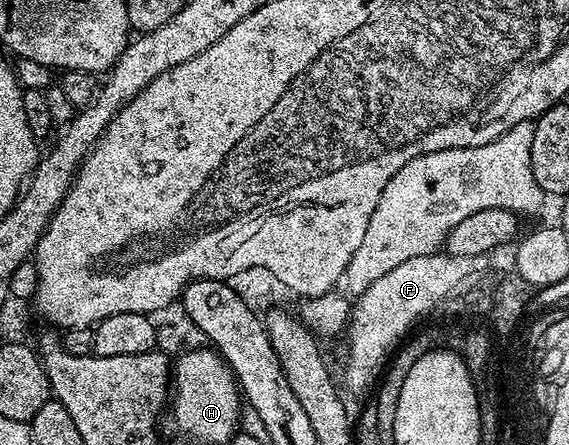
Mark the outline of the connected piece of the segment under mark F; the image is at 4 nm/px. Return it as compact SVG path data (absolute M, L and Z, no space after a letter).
M437 253L410 257L402 261L402 265L390 269L390 273L378 277L366 293L359 295L350 311L350 322L346 327L348 360L344 363L345 385L352 391L360 391L372 378L375 380L382 371L378 365L380 355L402 339L405 327L416 318L416 314L429 307L432 300L440 299L457 280L464 278L469 269L469 258Z

